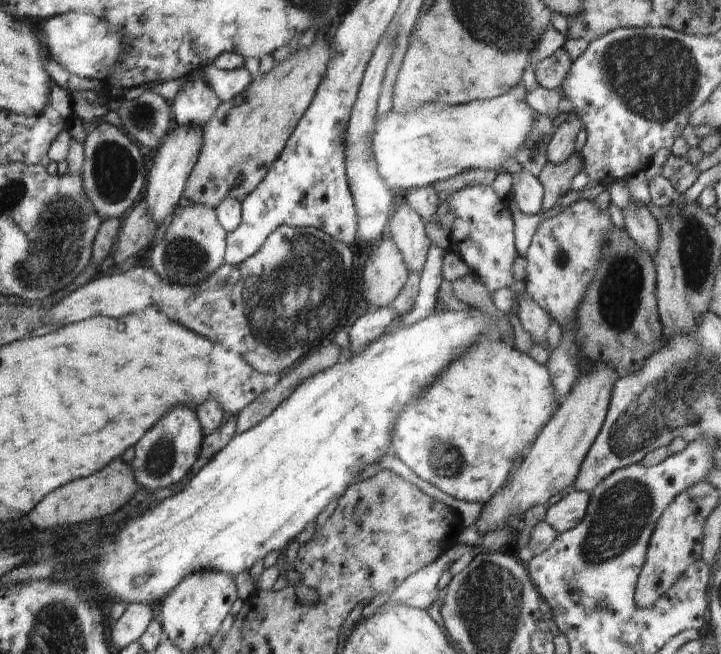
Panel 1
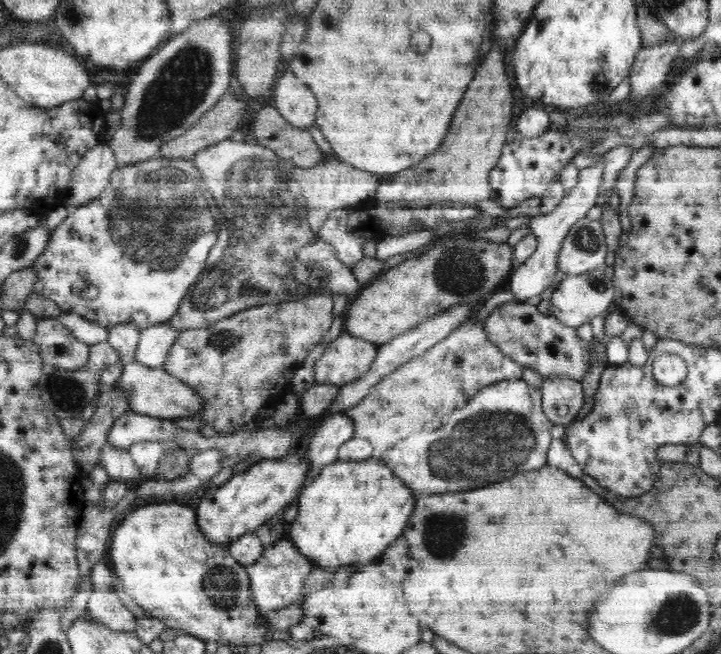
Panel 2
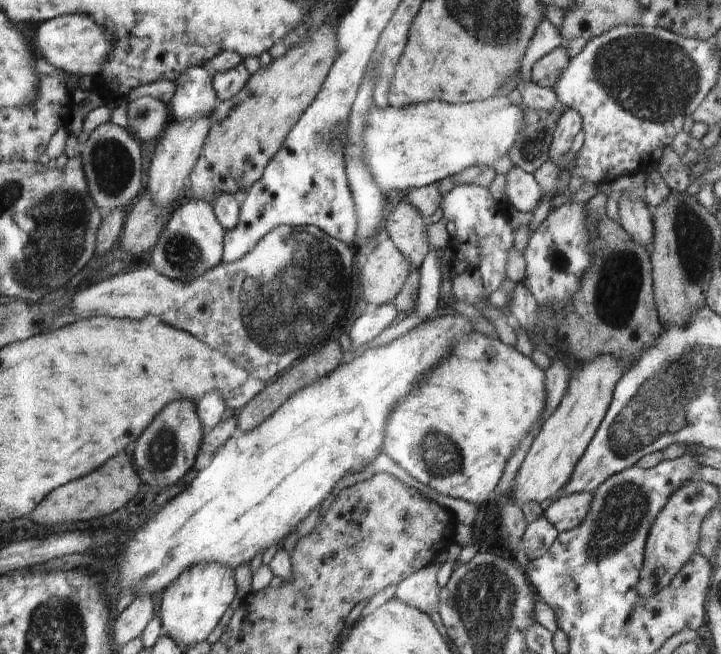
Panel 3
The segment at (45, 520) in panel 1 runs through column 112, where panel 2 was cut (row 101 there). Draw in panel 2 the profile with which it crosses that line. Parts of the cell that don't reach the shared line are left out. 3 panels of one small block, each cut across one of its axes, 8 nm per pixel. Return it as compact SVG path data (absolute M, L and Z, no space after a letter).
M493 44L480 66L474 80L464 92L456 109L448 134L436 152L428 154L422 162L406 172L390 174L376 190L375 200L382 203L398 203L410 208L430 206L440 202L464 203L475 206L476 202L490 199L490 171L498 164L506 142L506 132L512 120L514 101L510 80L504 67L504 48Z

